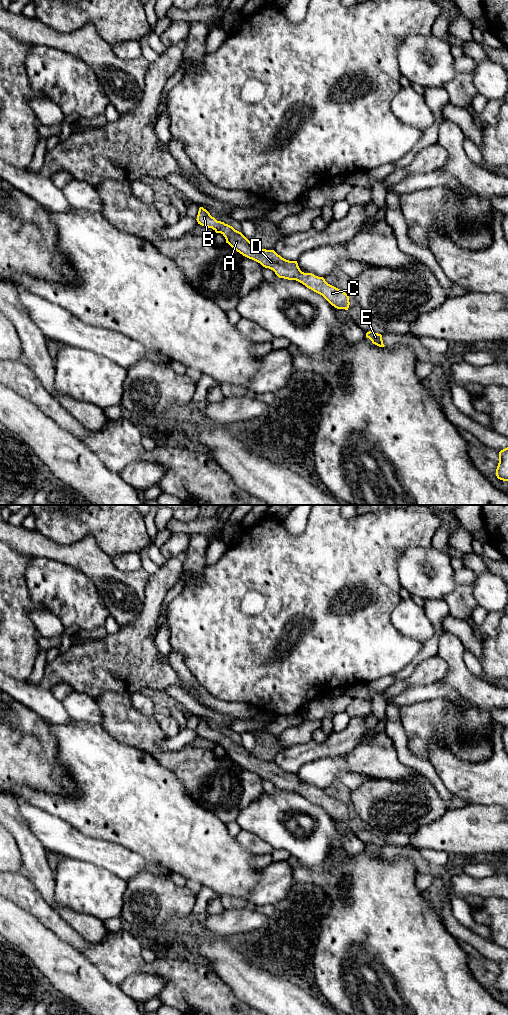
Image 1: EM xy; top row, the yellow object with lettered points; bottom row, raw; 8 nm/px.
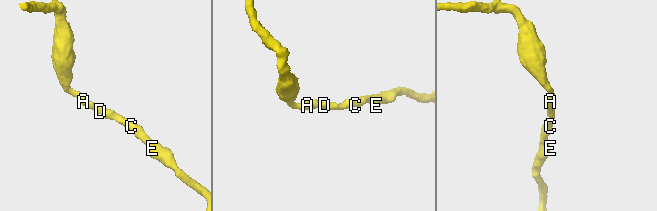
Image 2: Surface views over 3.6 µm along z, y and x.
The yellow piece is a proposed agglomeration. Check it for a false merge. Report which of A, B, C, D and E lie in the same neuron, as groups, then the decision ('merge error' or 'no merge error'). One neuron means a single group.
groups A B C D E; no merge error

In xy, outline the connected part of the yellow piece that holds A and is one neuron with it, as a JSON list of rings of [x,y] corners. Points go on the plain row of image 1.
[[[203,719],[199,720],[196,732],[198,736],[212,740],[216,745],[221,745],[225,749],[226,755],[237,764],[260,775],[263,779],[273,782],[279,790],[296,792],[322,807],[335,820],[348,822],[350,814],[349,808],[345,804],[328,796],[323,789],[302,784],[297,773],[286,772],[274,762],[258,759],[232,738],[217,733]]]

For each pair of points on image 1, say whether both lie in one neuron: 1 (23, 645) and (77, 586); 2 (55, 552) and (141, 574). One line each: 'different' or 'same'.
1: different
2: same

